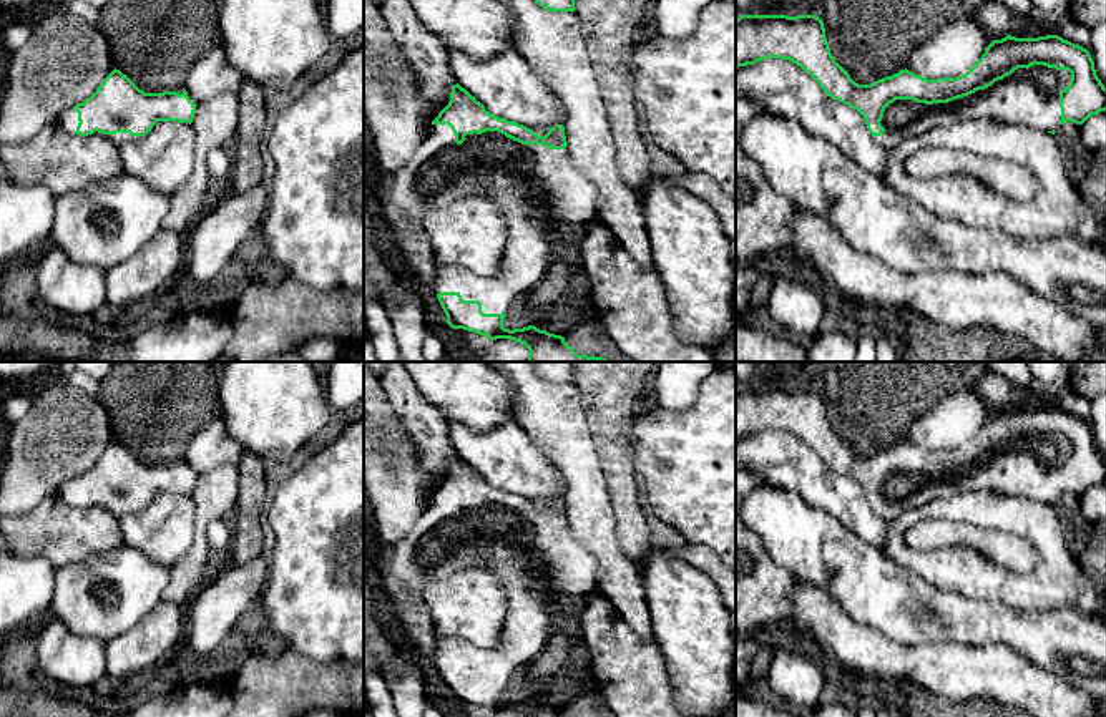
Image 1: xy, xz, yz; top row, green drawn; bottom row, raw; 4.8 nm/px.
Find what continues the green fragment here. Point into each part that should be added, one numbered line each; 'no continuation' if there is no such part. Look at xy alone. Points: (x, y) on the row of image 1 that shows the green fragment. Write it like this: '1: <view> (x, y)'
1: xy (118, 138)

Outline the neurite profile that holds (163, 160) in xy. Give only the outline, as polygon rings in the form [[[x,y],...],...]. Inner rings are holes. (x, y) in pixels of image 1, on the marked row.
[[[158,121],[148,134],[116,148],[125,173],[168,198],[194,169],[194,129],[189,123]]]

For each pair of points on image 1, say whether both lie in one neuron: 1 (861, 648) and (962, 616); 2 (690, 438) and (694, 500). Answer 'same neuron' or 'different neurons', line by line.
1: different neurons
2: same neuron

